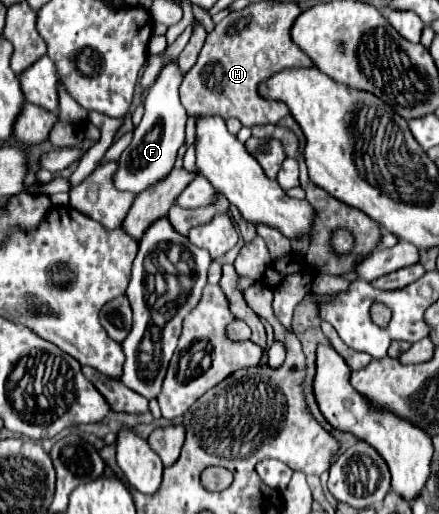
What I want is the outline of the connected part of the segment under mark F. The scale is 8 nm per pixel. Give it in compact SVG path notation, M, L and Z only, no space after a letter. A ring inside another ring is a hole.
M170 63L158 77L158 81L150 87L150 93L144 101L144 117L140 125L134 129L132 143L122 151L118 159L118 169L112 177L114 187L118 191L130 191L130 193L142 193L162 179L174 169L174 161L178 155L178 149L184 145L184 129L188 121L188 113L184 111L178 87L182 83L182 75L178 69L174 69L174 63Z

